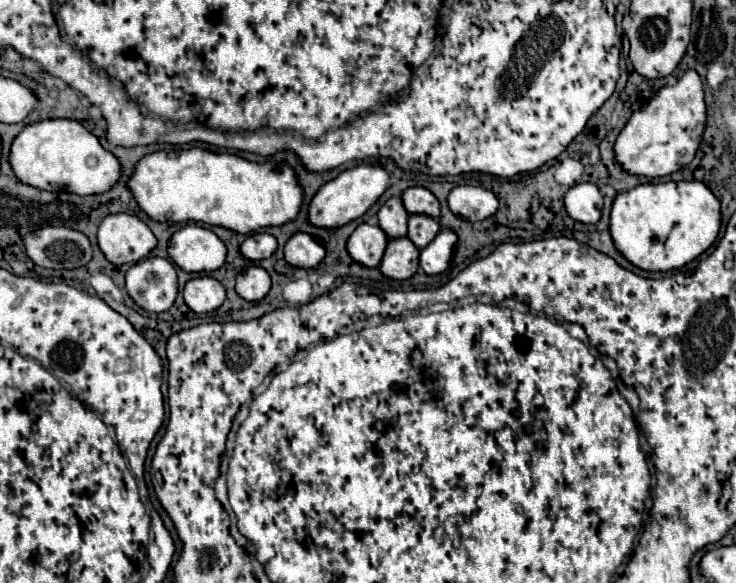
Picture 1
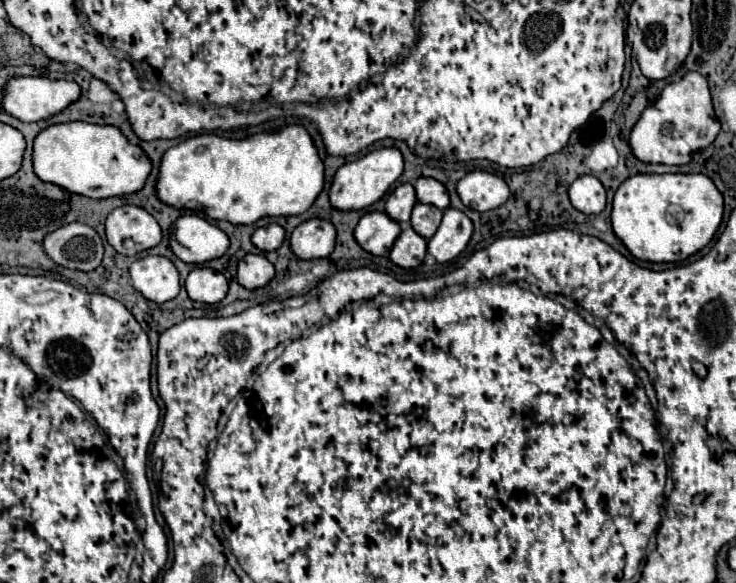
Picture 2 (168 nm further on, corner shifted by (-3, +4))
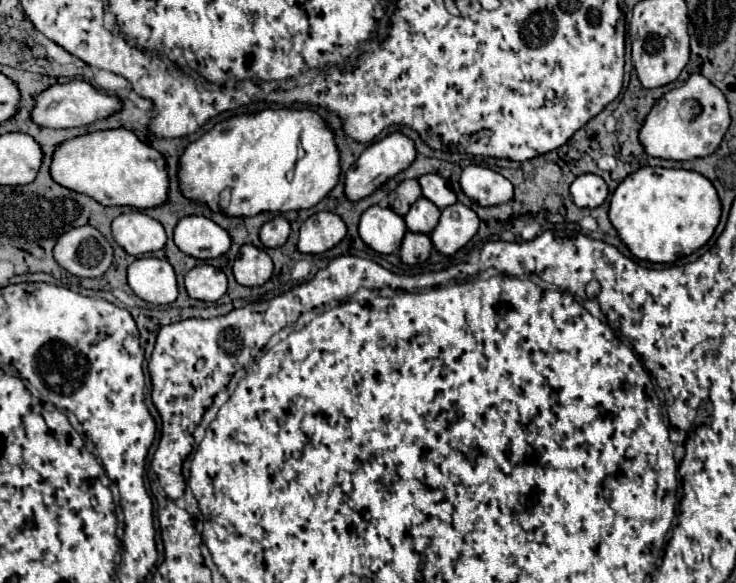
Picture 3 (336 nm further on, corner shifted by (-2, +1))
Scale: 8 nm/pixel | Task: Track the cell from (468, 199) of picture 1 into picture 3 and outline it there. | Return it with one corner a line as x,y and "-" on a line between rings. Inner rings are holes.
466,166
460,176
462,192
480,206
498,206
514,196
510,180
484,166

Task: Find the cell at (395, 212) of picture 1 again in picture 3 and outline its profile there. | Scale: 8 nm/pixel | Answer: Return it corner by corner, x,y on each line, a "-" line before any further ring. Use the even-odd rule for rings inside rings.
404,180
394,192
390,192
390,208
400,214
406,216
406,212
410,210
410,206
422,196
422,188
418,184
418,180

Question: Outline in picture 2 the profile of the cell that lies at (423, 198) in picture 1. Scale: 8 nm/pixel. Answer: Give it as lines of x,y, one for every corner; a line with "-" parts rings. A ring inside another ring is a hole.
419,177
415,181
415,191
417,191
417,201
435,205
437,209
447,209
449,207
449,195
443,183
431,177

